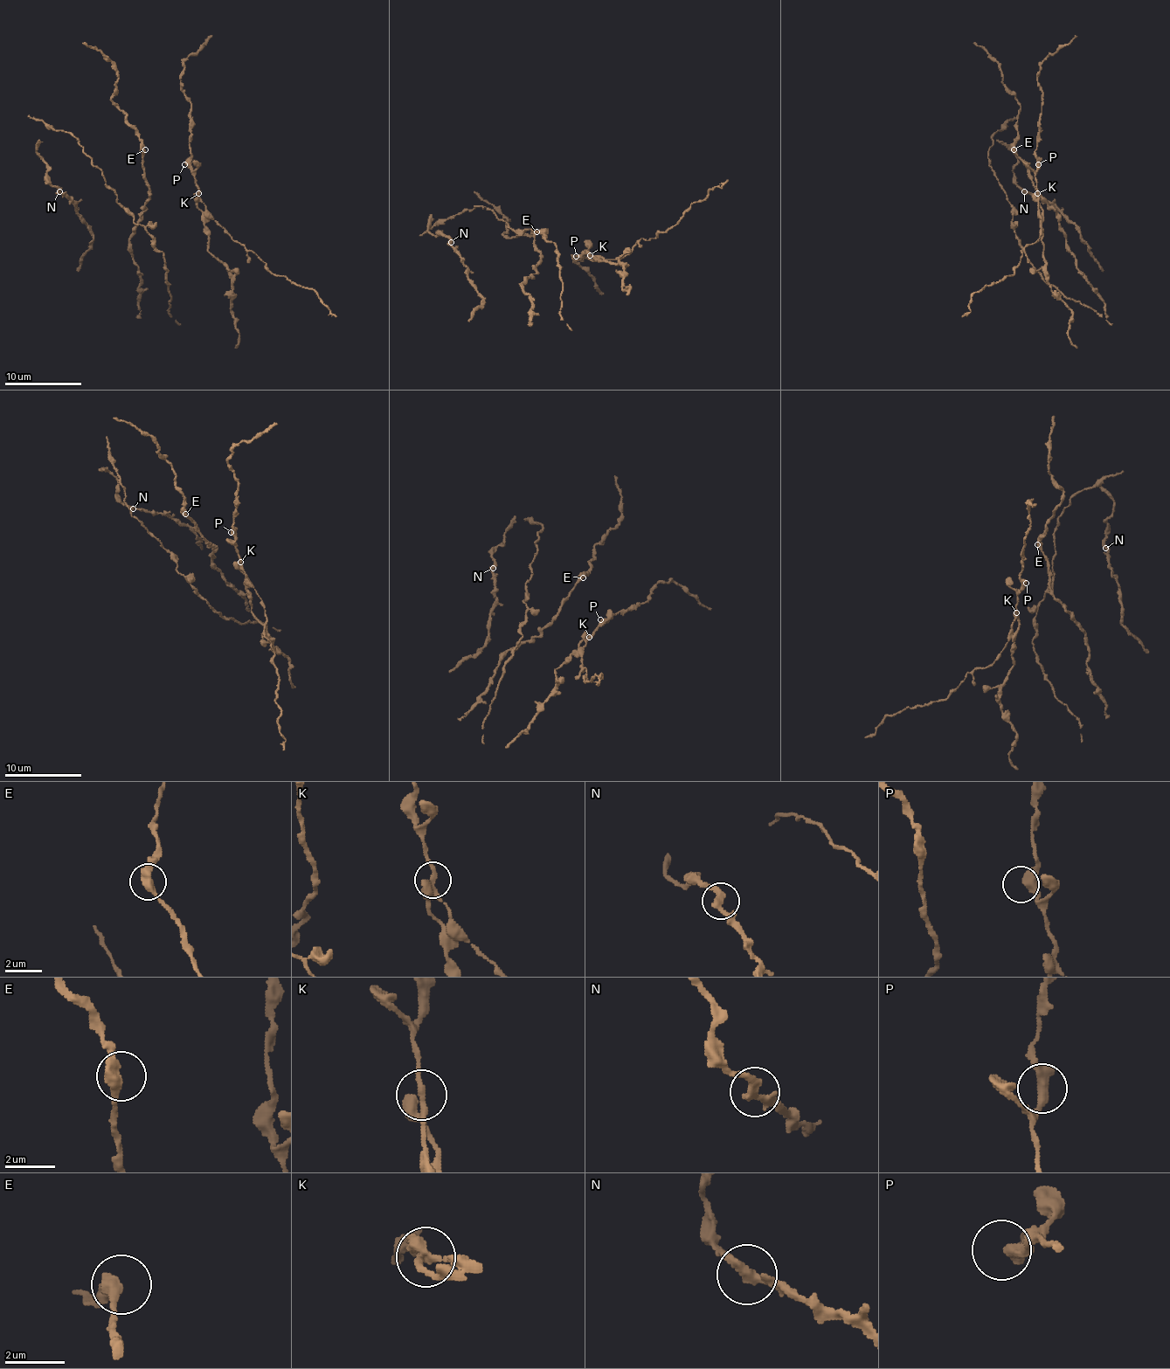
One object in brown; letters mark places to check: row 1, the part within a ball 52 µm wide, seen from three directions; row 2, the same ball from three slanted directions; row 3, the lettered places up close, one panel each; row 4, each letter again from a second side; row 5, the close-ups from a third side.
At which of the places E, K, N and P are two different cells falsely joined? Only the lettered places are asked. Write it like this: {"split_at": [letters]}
{"split_at": ["K"]}

